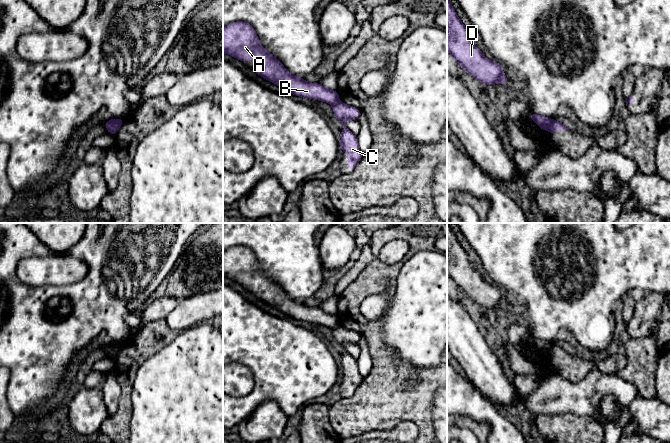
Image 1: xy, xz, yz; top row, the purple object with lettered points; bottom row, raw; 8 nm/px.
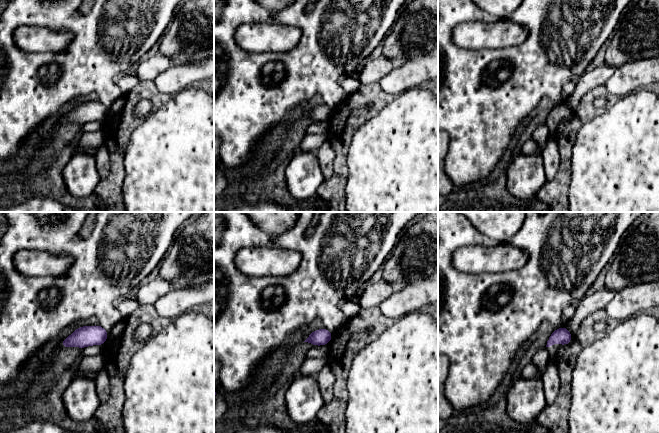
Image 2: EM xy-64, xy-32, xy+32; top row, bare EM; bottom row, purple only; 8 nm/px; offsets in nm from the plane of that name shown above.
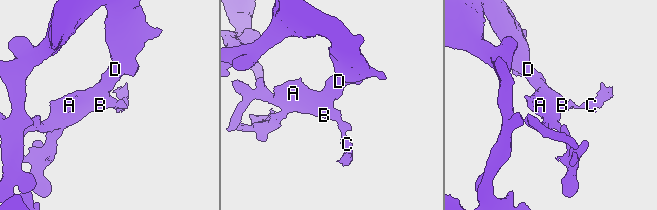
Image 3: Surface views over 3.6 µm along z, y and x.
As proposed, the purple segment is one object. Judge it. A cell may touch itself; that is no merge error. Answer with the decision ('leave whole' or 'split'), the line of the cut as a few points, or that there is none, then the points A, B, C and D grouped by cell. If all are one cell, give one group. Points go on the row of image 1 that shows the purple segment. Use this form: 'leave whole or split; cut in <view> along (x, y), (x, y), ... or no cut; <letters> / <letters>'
split; cut in xy along (114, 119), (114, 123), (108, 131); A B D / C

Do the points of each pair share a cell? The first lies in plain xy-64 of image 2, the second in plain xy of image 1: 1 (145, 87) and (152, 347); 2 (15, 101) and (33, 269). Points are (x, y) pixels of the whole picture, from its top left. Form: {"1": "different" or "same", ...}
{"1": "same", "2": "different"}

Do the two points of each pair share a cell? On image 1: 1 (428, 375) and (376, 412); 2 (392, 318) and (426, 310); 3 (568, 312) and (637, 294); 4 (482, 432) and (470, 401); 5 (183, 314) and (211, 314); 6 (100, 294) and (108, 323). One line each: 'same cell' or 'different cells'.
1: same cell
2: same cell
3: same cell
4: different cells
5: same cell
6: same cell

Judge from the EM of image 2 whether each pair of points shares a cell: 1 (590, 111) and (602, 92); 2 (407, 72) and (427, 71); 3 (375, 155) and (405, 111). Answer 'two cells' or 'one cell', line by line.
1: one cell
2: one cell
3: one cell

